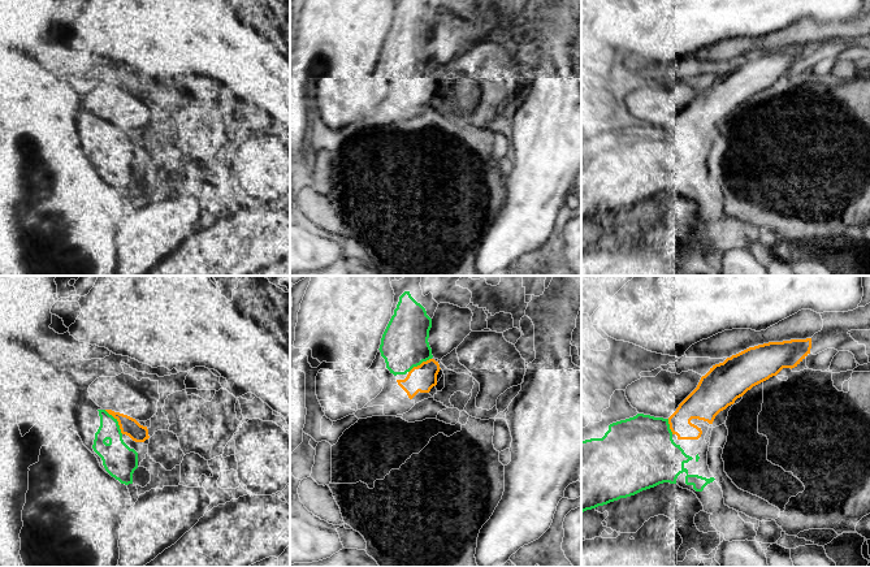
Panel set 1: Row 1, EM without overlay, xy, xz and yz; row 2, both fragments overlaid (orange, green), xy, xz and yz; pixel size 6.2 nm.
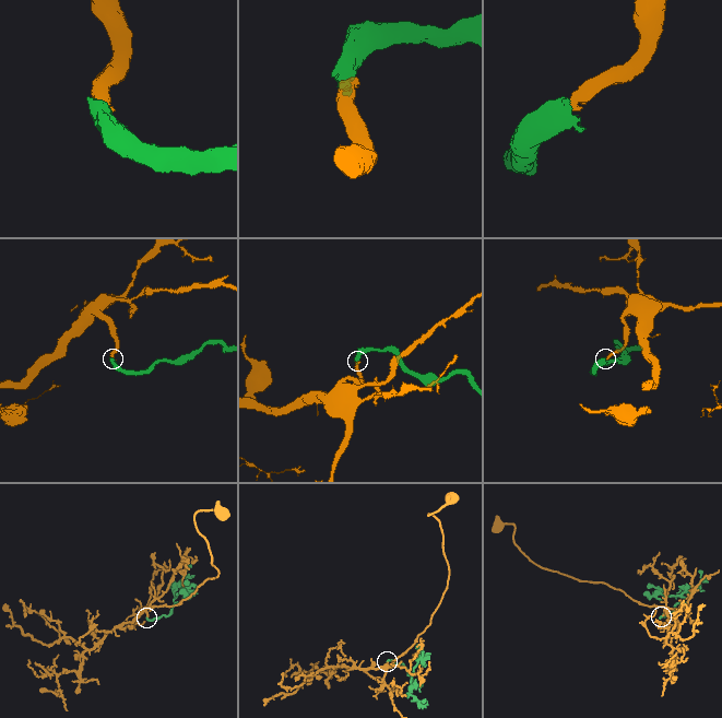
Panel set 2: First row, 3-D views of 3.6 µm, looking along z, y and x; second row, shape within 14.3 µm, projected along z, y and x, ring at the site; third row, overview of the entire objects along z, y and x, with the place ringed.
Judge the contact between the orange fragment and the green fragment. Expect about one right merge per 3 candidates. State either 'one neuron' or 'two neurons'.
one neuron

